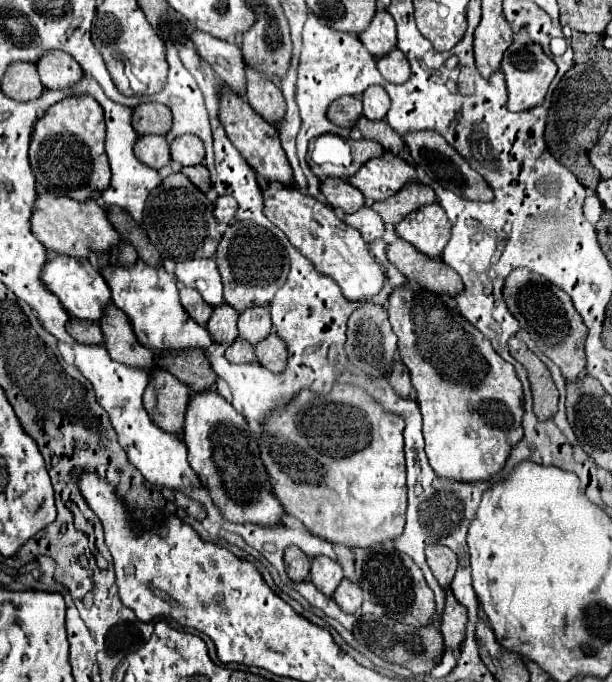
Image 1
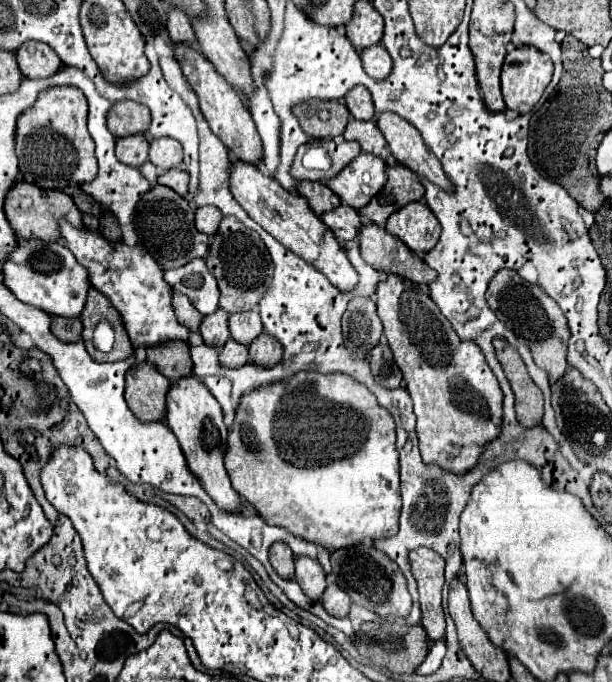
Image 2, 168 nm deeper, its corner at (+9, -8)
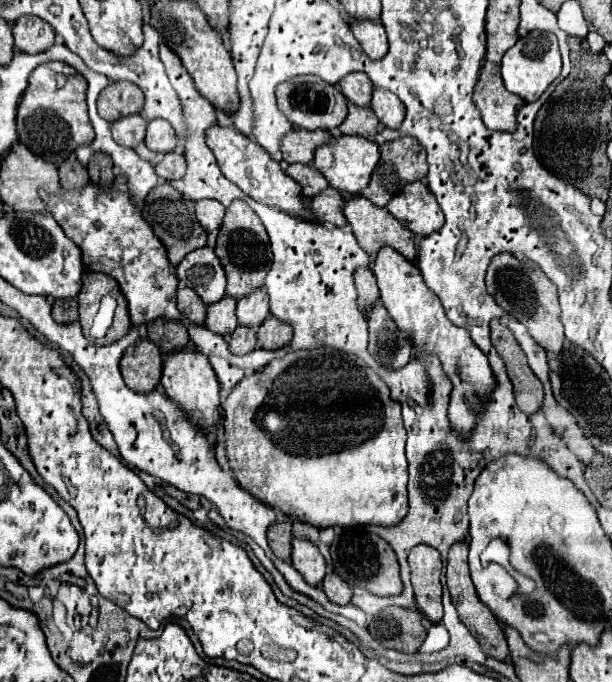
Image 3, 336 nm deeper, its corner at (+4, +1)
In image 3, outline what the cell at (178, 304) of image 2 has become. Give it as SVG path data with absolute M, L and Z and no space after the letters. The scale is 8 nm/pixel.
M192 288L178 290L178 310L194 324L202 324L206 320L206 304Z

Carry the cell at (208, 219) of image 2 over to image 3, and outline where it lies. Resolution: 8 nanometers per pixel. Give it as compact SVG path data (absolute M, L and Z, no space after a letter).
M198 200L196 202L196 218L206 232L218 230L224 220L224 206L218 200Z

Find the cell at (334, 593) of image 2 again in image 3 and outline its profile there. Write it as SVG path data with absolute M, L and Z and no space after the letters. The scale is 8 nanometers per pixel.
M328 574L322 582L322 590L334 604L348 604L352 598L352 588L338 574Z

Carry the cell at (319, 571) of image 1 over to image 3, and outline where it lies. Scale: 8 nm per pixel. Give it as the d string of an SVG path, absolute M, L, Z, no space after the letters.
M292 540L292 566L304 576L310 586L322 584L326 562L320 550L310 540Z

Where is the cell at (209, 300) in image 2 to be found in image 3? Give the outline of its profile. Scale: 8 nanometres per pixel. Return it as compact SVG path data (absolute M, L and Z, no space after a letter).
M204 246L190 252L178 266L176 266L178 280L196 290L196 294L206 302L214 304L224 298L226 294L226 274L216 258L214 250Z

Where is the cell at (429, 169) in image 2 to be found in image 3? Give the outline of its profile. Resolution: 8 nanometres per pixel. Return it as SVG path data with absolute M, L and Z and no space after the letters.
M374 90L372 94L372 110L378 116L378 120L392 130L398 130L406 116L406 106L396 98L396 94L388 90Z

